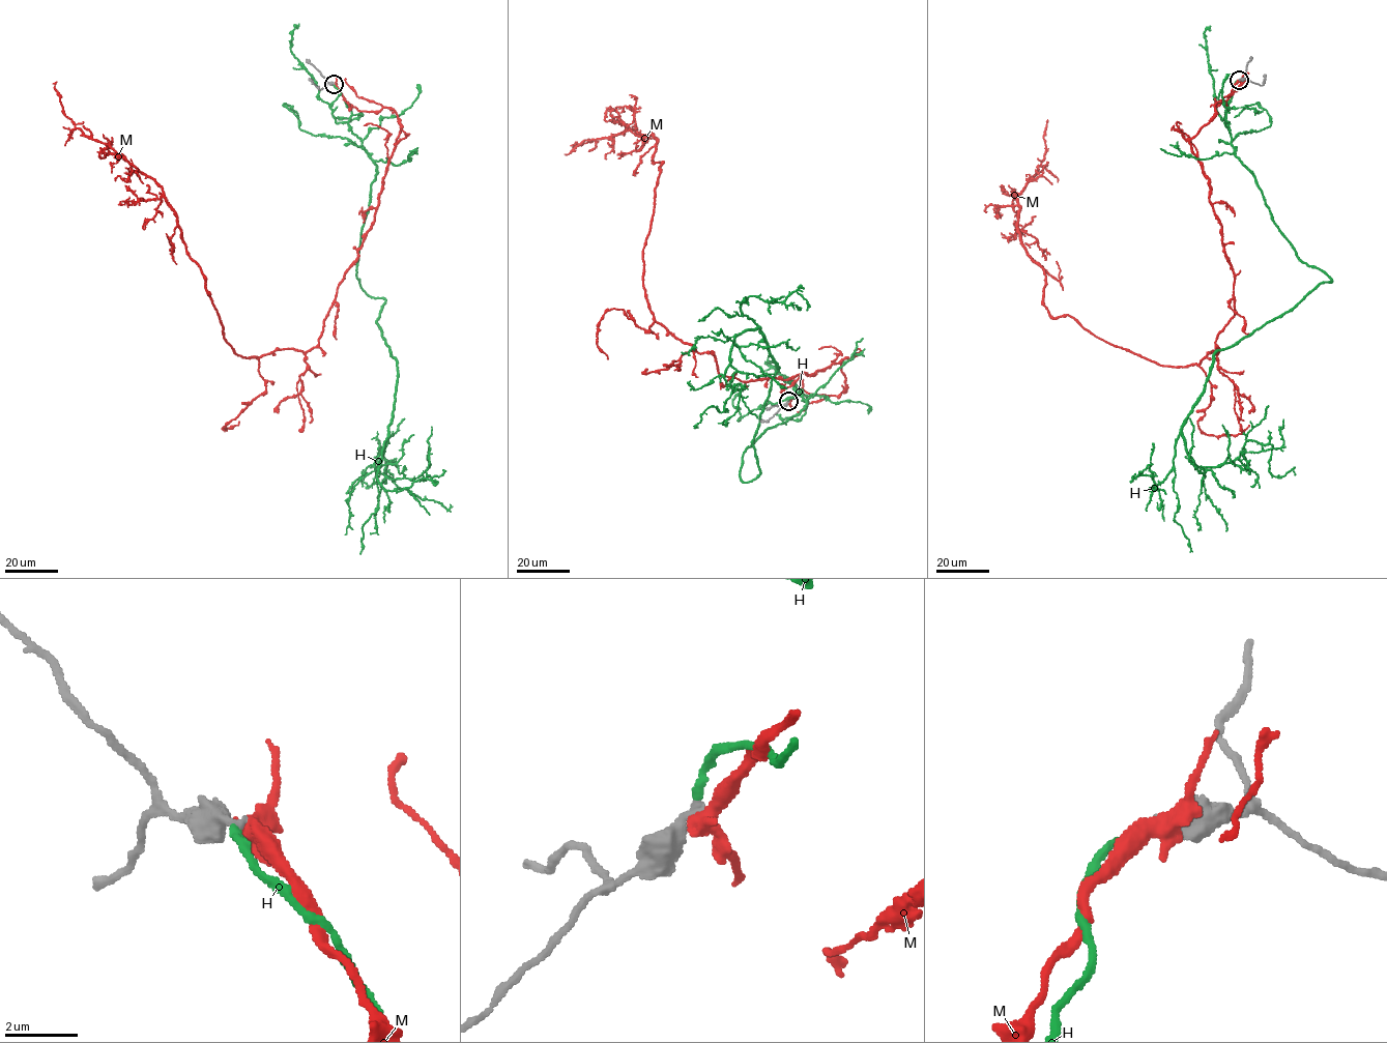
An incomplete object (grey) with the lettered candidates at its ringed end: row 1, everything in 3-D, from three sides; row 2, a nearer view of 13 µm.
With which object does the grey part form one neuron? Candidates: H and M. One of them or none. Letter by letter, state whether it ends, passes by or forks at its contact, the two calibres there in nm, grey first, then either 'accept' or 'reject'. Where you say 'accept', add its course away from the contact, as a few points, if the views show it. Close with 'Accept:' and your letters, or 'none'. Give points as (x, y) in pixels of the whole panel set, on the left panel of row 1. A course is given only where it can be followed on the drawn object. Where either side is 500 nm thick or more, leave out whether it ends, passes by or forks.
H: it ends; calibres 240 and 200 nm; accept; course (333, 83), (377, 173), (355, 273), (385, 300), (376, 322), (398, 377), (378, 471), (381, 450), (362, 486)
M: it forks; calibres 340 and 360 nm; reject
Accept: H

